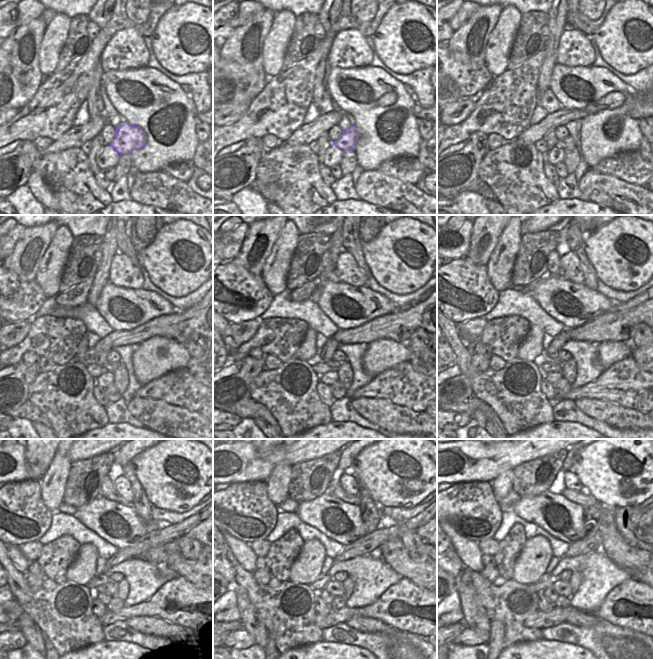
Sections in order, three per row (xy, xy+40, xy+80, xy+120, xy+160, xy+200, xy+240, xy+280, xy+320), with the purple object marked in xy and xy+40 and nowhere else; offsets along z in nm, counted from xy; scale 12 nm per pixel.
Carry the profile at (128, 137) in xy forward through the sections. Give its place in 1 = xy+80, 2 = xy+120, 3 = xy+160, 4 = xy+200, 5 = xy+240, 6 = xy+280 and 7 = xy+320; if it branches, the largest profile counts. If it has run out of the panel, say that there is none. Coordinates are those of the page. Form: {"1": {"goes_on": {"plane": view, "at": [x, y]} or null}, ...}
{"1": {"goes_on": {"plane": "xy+80", "at": [568, 142]}}, "2": {"goes_on": {"plane": "xy+120", "at": [108, 366]}}, "3": {"goes_on": {"plane": "xy+160", "at": [335, 365]}}, "4": {"goes_on": {"plane": "xy+200", "at": [543, 357]}}, "5": {"goes_on": {"plane": "xy+240", "at": [99, 579]}}, "6": {"goes_on": {"plane": "xy+280", "at": [323, 579]}}, "7": {"goes_on": {"plane": "xy+320", "at": [546, 580]}}}

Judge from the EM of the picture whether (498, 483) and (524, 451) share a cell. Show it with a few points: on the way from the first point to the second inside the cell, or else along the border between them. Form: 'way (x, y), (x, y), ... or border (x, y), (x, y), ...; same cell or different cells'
border (512, 469), (501, 472), (491, 481); different cells

